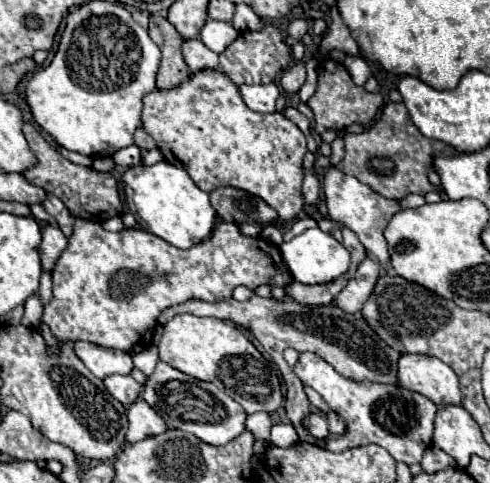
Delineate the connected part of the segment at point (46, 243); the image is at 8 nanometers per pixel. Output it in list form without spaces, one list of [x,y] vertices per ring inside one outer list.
[[[52,225],[44,227],[44,237],[42,237],[42,243],[40,243],[40,249],[44,247],[44,253],[40,253],[44,271],[54,269],[54,263],[58,261],[58,257],[66,249],[66,245],[68,245],[68,239],[64,237],[64,233],[58,227],[52,227]]]

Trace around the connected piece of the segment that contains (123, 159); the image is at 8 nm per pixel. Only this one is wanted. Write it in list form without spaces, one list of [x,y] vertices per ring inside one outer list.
[[[130,145],[126,149],[120,149],[112,155],[114,163],[120,167],[132,167],[132,165],[140,165],[142,157],[140,157],[140,149],[136,145]]]

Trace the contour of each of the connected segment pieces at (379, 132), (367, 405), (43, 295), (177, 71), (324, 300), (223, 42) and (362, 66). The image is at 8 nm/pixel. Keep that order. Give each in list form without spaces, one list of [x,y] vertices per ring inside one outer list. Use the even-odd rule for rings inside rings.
[[[388,101],[382,109],[382,115],[374,121],[372,127],[368,127],[360,135],[344,137],[346,155],[338,163],[338,169],[342,169],[342,173],[346,175],[356,177],[360,183],[368,185],[372,191],[388,199],[402,199],[408,193],[426,195],[428,191],[436,191],[426,177],[432,165],[432,157],[446,147],[446,143],[428,139],[414,127],[404,103]]]
[[[300,353],[294,365],[294,373],[300,377],[304,385],[318,391],[320,397],[328,403],[328,407],[336,411],[348,425],[346,435],[334,437],[326,443],[328,451],[340,453],[352,447],[374,443],[384,447],[396,461],[404,461],[406,465],[412,465],[412,463],[420,463],[424,451],[432,445],[436,405],[428,397],[404,389],[398,383],[392,385],[372,383],[372,381],[356,383],[336,373],[326,361],[322,361],[322,357],[314,353]]]
[[[42,273],[40,289],[38,289],[38,297],[42,299],[44,305],[50,301],[50,297],[52,297],[52,277],[50,277],[50,273]]]
[[[160,13],[150,15],[148,33],[162,51],[162,63],[158,69],[156,87],[160,91],[168,91],[182,85],[190,77],[190,69],[182,57],[182,37],[178,37],[174,25],[170,25],[170,21]]]
[[[292,281],[286,289],[286,295],[290,295],[294,301],[302,305],[330,305],[334,301],[334,295],[346,285],[346,281],[330,281],[320,285],[302,285],[298,281]]]
[[[208,19],[200,31],[200,41],[214,53],[222,53],[222,49],[226,49],[226,45],[230,45],[230,41],[234,41],[238,35],[240,33],[230,23]]]
[[[346,55],[344,59],[344,65],[352,77],[352,81],[356,85],[364,85],[366,79],[370,77],[370,67],[366,65],[366,61],[362,57],[354,57],[354,55]]]

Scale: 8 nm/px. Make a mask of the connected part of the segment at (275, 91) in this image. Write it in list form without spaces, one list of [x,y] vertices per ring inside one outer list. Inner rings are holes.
[[[268,83],[268,85],[240,85],[238,87],[242,99],[246,101],[246,105],[252,111],[258,113],[274,113],[274,105],[276,99],[280,95],[280,89],[276,83]]]

